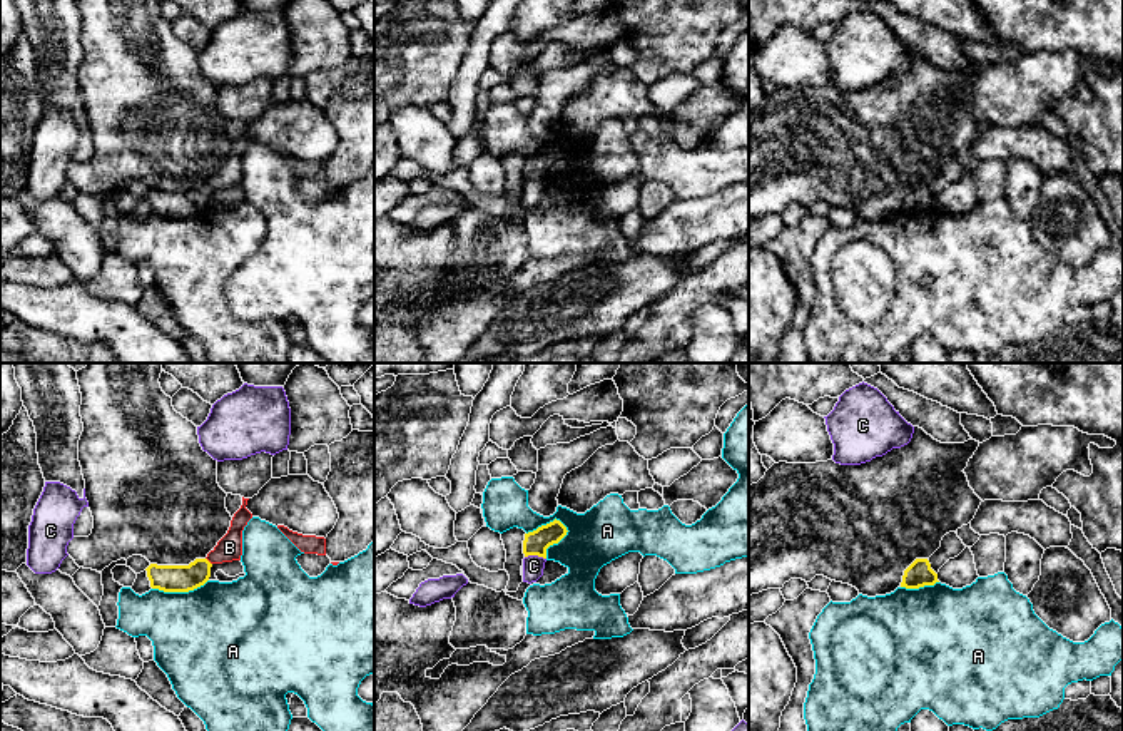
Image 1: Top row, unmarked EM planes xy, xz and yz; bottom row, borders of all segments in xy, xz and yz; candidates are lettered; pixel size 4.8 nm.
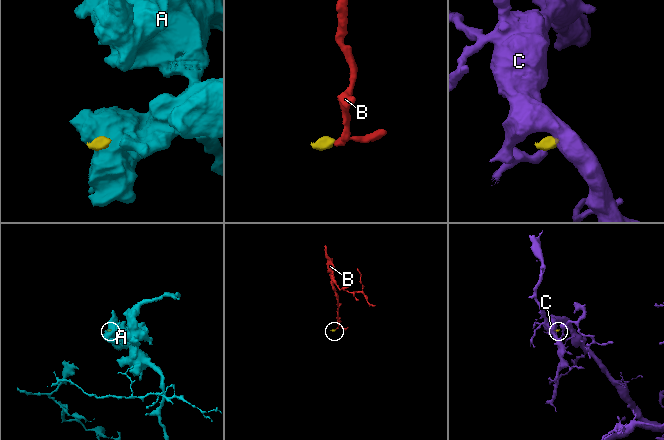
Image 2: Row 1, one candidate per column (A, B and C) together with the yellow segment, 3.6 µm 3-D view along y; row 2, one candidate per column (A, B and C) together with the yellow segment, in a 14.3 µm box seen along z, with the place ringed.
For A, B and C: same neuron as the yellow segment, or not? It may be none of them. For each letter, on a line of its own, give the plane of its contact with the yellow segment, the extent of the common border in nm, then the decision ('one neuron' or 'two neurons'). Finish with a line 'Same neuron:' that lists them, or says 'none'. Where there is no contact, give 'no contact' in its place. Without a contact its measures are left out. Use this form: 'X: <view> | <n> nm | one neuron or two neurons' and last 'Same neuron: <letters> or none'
A: xz | 200 nm | two neurons
B: xy | 50 nm | one neuron
C: xz | 110 nm | two neurons
Same neuron: B

